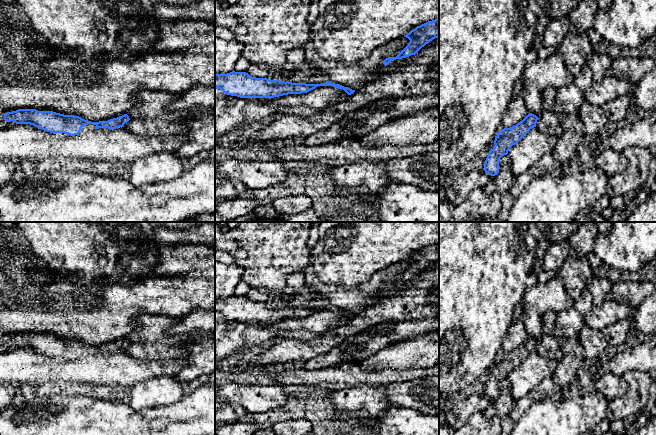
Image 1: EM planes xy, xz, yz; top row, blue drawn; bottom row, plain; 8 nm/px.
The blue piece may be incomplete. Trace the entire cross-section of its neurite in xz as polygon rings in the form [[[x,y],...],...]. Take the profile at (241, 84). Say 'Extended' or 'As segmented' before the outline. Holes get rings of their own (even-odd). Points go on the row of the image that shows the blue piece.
As segmented. [[[246,72],[215,74],[215,87],[224,93],[240,98],[274,98],[288,94],[307,93],[318,86],[333,86],[343,89],[348,95],[355,92],[348,87],[326,81],[321,84],[292,83],[289,81],[256,78]]]

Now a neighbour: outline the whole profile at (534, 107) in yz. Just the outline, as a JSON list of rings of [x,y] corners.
[[[559,52],[528,64],[521,81],[523,98],[529,113],[540,116],[541,96],[546,88],[557,89],[569,85],[574,78],[575,76],[566,69]]]

